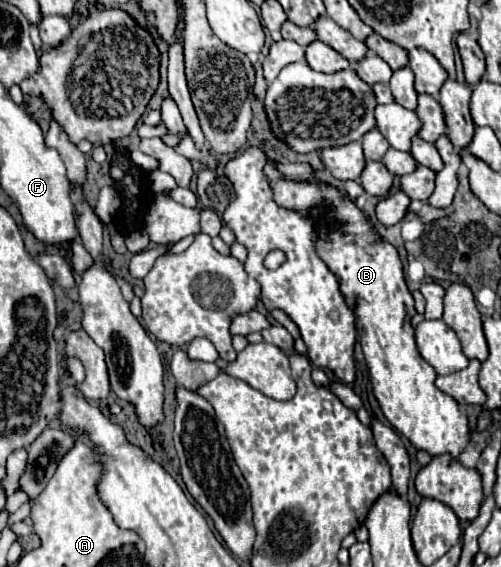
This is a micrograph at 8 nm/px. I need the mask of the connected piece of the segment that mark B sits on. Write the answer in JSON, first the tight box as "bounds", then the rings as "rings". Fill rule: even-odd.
{"bounds":[265,162,471,460],"rings":[[[273,162],[265,166],[265,174],[271,180],[275,202],[285,208],[303,210],[323,202],[333,204],[327,220],[339,220],[345,224],[333,230],[329,240],[319,240],[317,252],[333,270],[333,274],[337,274],[347,304],[355,308],[355,324],[369,368],[373,394],[391,426],[415,448],[425,450],[431,456],[453,454],[453,458],[459,460],[459,454],[467,448],[471,438],[469,418],[465,412],[461,412],[459,404],[451,396],[443,394],[435,386],[437,374],[417,350],[415,332],[411,328],[411,318],[415,314],[413,296],[405,284],[397,250],[383,242],[375,228],[365,220],[365,214],[355,204],[343,200],[343,196],[333,186],[311,186],[285,180],[275,170]]]}

